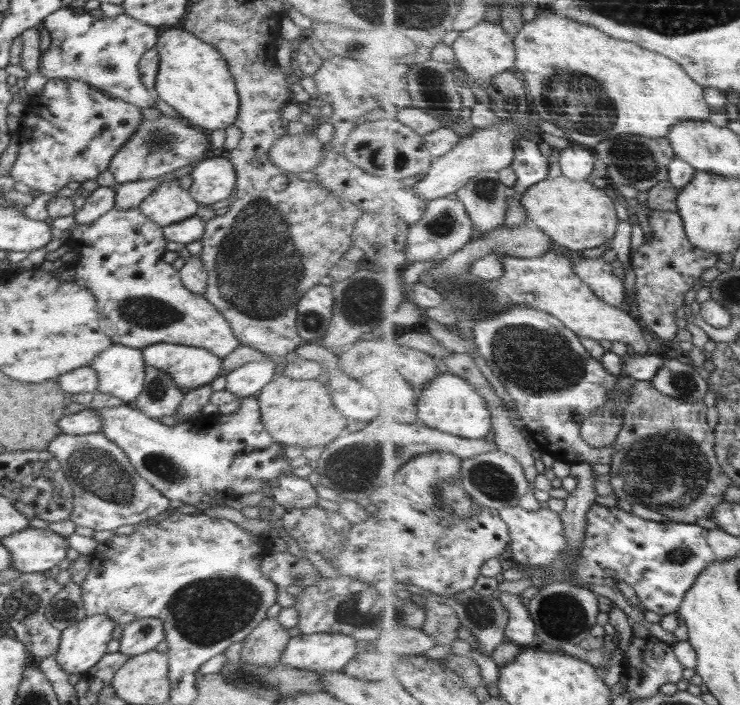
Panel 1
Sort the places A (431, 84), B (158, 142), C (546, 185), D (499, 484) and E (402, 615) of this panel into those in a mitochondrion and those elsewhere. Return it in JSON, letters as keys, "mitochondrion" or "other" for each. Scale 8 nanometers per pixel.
{"A":"mitochondrion","B":"mitochondrion","C":"other","D":"mitochondrion","E":"mitochondrion"}

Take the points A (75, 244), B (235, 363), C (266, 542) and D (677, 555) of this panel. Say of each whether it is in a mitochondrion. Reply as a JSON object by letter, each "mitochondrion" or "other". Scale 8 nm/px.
{"A":"other","B":"other","C":"other","D":"mitochondrion"}

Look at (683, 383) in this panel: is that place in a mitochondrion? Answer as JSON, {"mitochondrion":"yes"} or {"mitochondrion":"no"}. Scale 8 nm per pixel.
{"mitochondrion":"yes"}

